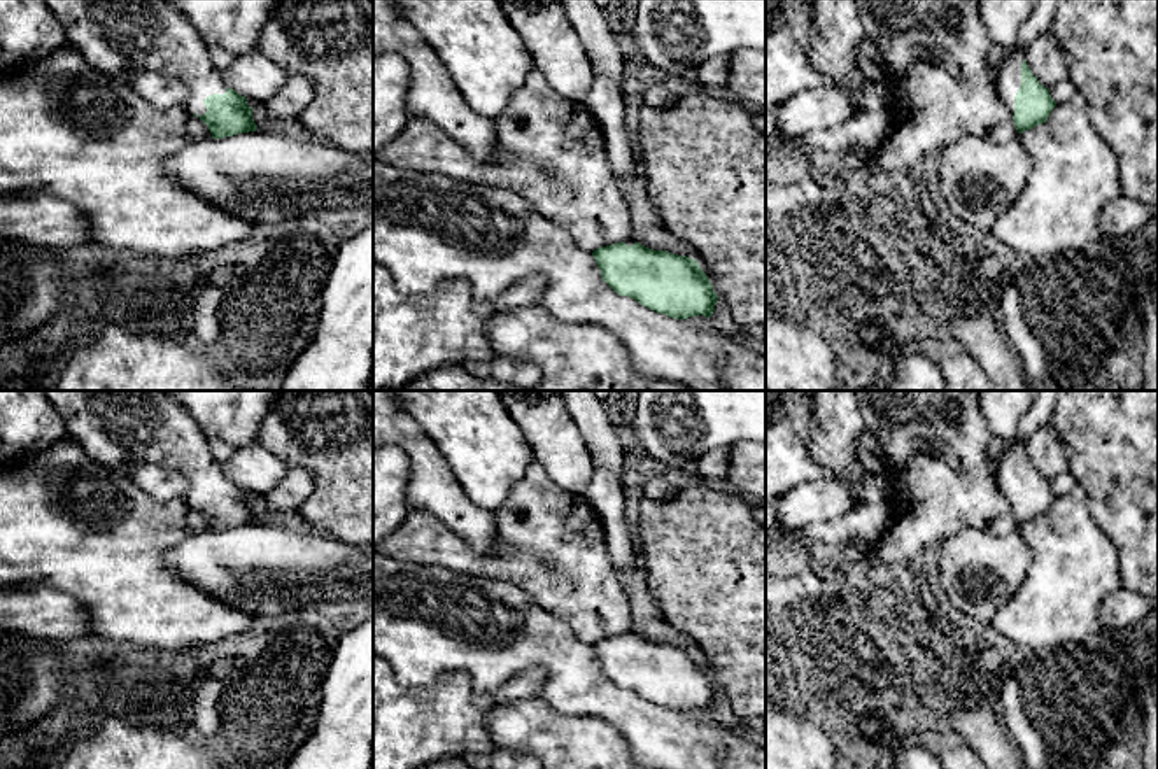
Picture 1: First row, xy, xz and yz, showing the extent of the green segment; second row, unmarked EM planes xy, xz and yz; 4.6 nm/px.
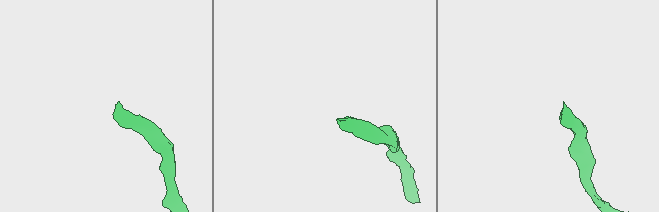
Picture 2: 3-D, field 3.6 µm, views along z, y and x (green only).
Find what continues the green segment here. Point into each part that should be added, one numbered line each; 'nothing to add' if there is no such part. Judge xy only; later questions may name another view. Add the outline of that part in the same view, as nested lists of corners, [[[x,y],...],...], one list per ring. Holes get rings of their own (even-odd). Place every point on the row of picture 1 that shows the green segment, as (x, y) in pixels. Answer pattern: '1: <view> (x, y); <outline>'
1: xy (118, 37); [[[46,0],[61,23],[68,46],[75,47],[96,72],[128,82],[138,70],[152,70],[180,79],[189,88],[187,109],[203,116],[203,100],[214,93],[224,95],[222,72],[210,60],[207,44],[168,0]]]

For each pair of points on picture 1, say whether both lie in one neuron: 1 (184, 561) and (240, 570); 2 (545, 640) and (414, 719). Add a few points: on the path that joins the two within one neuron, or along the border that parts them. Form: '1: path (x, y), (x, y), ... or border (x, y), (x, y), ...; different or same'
1: path (198, 561), (226, 563); same
2: border (431, 684), (465, 673), (491, 694); different

